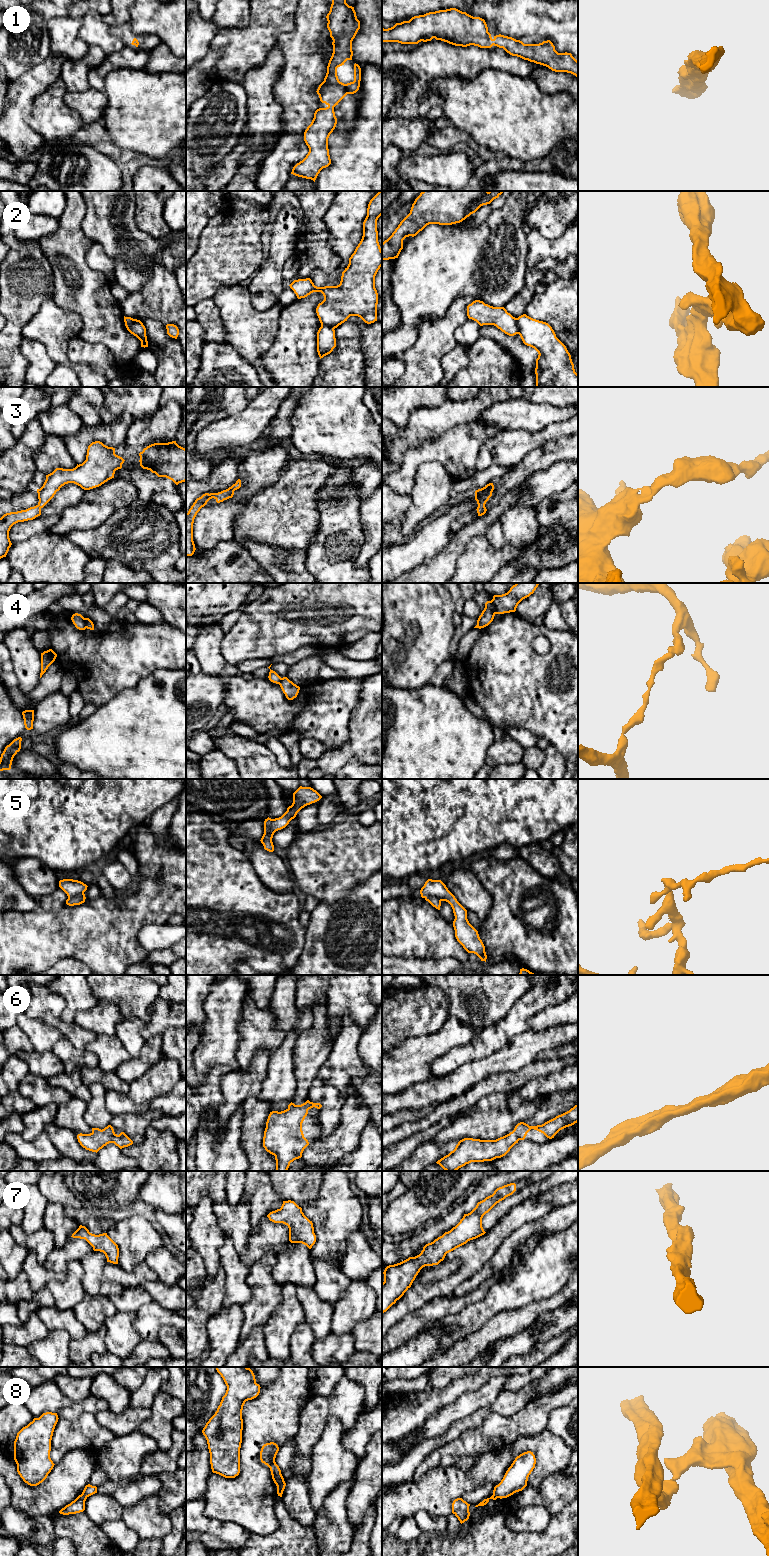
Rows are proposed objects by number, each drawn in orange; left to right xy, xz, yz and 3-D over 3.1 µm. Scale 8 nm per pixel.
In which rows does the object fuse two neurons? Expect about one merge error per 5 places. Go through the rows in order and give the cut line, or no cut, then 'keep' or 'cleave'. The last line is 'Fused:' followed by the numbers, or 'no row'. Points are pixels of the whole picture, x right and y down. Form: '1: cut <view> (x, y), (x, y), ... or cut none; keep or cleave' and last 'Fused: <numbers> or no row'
1: cut none; keep
2: cut yz (516, 318), (518, 333); cleave
3: cut none; keep
4: cut xy (84, 618), (86, 627); cleave
5: cut xz (272, 819), (269, 829), (274, 832); cleave
6: cut none; keep
7: cut none; keep
8: cut xz (283, 1479), (277, 1486); cleave
Fused: 2, 4, 5, 8

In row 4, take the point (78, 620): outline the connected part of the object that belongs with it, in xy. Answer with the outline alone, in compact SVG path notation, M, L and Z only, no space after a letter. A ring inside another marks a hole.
M78 613L73 614L71 620L77 629L79 630L86 629L85 618L81 614Z

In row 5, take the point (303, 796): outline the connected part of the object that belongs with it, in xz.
M300 786L293 793L293 803L287 808L287 811L281 817L272 819L269 831L275 833L285 828L302 808L319 801L321 798L322 796L313 788Z

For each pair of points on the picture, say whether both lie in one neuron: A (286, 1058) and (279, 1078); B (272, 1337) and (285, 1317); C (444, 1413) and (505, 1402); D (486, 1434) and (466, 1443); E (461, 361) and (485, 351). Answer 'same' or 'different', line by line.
A: same
B: same
C: different
D: same
E: different

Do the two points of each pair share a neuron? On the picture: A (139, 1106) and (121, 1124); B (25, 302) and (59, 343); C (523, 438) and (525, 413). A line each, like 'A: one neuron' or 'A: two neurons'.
A: two neurons
B: two neurons
C: two neurons

